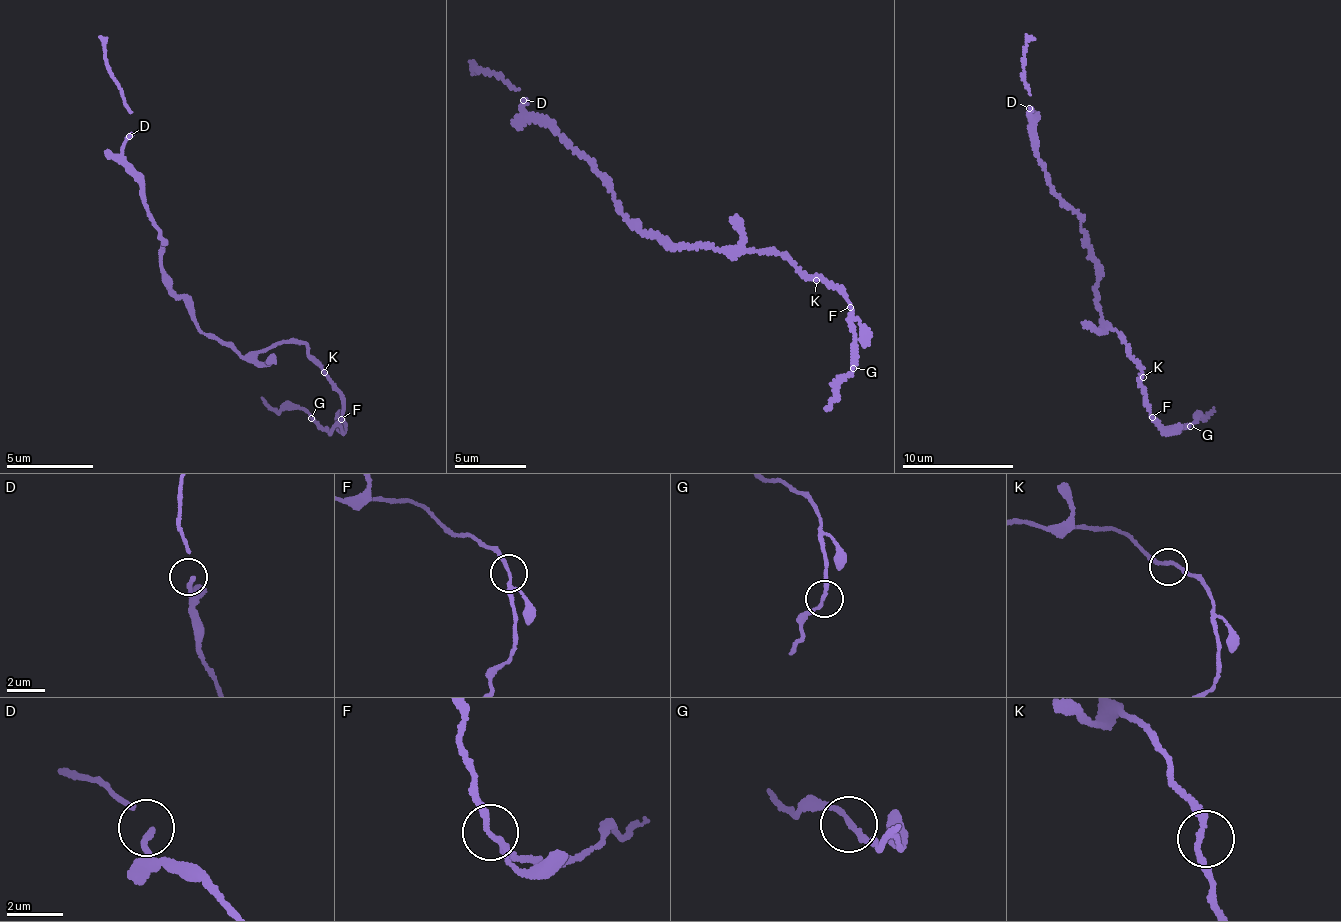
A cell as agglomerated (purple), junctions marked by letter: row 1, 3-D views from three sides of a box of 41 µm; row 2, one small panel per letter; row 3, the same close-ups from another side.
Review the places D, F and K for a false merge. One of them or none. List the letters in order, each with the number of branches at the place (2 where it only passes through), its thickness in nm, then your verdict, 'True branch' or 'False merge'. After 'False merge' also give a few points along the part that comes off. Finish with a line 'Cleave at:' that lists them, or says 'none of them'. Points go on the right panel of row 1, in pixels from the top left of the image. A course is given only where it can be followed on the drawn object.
D: Branches: 2. Thickness 150 nm. True branch
F: Branches: 3. Thickness 140 nm. True branch
K: Branches: 2. Thickness 190 nm. True branch
Cleave at: none of them

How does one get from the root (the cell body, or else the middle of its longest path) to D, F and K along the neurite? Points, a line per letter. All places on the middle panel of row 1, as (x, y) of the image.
D: (669, 241), (645, 234), (628, 219), (616, 205), (610, 181), (563, 135), (532, 118), (521, 105), (523, 100)
F: (669, 241), (679, 248), (700, 246), (737, 252), (775, 250), (807, 278), (816, 277), (838, 290), (850, 307)
K: (669, 241), (679, 248), (700, 246), (737, 252), (775, 250), (807, 278), (816, 280)

